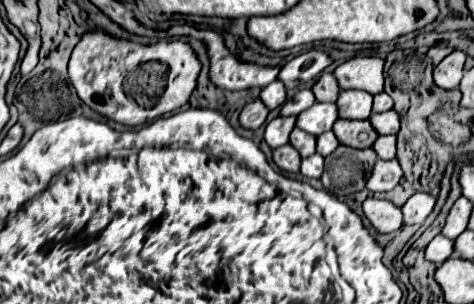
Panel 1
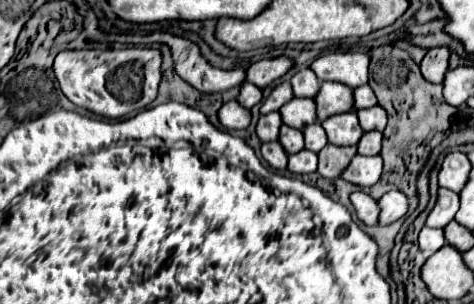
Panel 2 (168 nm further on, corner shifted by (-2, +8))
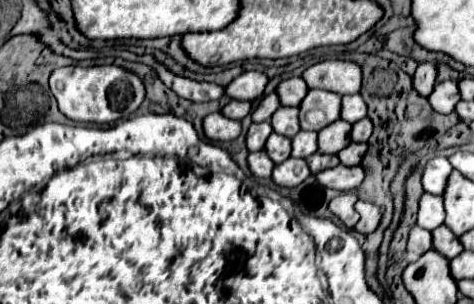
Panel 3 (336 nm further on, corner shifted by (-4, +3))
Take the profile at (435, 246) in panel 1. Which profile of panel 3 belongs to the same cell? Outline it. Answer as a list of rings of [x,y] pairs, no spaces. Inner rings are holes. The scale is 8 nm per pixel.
[[[412,227],[408,233],[408,247],[406,253],[410,257],[420,257],[424,251],[428,251],[432,247],[432,235],[430,231],[422,229],[422,227]]]

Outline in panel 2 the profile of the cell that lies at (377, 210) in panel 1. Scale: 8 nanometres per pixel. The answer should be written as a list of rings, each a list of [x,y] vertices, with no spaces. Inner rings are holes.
[[[354,192],[350,194],[350,200],[356,208],[356,214],[358,218],[368,224],[368,226],[378,226],[378,218],[380,218],[380,206],[378,206],[378,200],[372,198],[370,194],[366,192]]]

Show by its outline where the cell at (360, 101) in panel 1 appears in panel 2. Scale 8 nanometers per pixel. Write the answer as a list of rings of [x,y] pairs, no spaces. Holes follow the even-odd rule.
[[[322,82],[320,92],[316,94],[316,110],[318,110],[318,122],[334,116],[334,114],[342,114],[342,112],[352,112],[354,104],[352,104],[352,90],[344,84],[336,84],[336,82]]]

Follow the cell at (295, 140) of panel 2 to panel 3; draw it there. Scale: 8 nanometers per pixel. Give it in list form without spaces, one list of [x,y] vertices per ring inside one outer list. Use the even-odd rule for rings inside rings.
[[[272,133],[272,135],[266,139],[264,151],[268,153],[268,157],[270,157],[274,163],[282,163],[284,159],[290,157],[290,139],[278,137],[278,133]]]

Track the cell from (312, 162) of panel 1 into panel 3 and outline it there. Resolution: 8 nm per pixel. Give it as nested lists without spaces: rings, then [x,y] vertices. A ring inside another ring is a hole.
[[[294,157],[276,165],[274,173],[272,173],[272,181],[278,187],[296,187],[302,181],[306,181],[308,177],[310,177],[310,169],[308,169],[306,161],[304,159],[294,159]]]

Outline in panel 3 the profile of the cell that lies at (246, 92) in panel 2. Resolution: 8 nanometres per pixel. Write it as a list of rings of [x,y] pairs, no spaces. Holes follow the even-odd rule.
[[[230,101],[226,107],[222,107],[222,113],[224,113],[224,117],[228,117],[228,119],[236,119],[236,121],[240,121],[242,117],[246,117],[248,113],[250,113],[250,103],[248,101]]]

